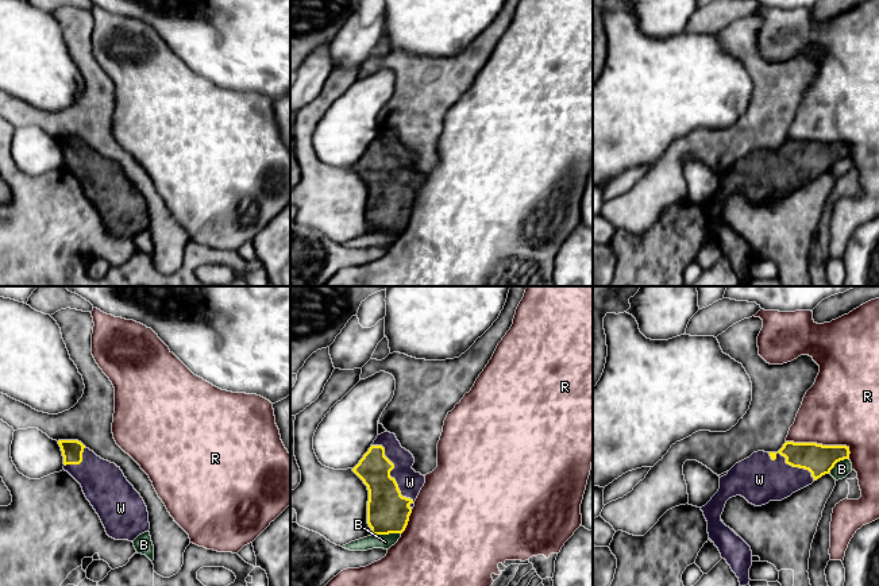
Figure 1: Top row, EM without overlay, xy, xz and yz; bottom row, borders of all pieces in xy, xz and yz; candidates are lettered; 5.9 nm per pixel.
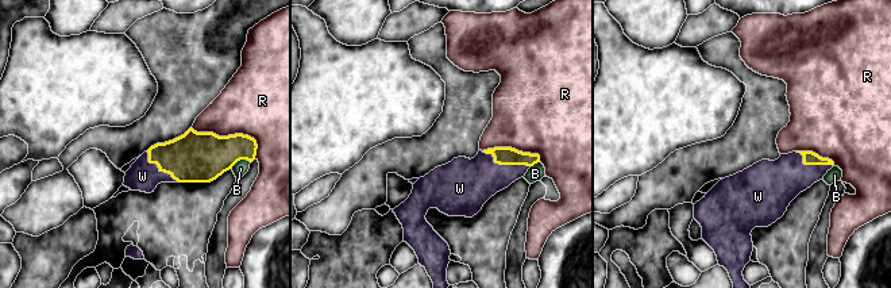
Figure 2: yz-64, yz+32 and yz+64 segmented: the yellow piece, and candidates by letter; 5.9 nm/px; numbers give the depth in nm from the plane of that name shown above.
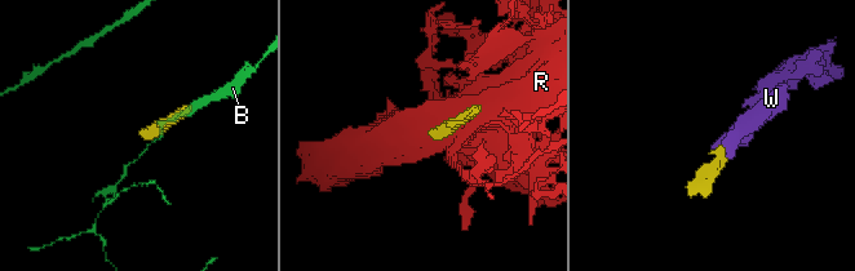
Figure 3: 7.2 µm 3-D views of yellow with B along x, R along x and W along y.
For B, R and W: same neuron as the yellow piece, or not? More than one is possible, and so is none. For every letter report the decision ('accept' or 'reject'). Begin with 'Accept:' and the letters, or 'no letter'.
Accept: W
B: reject
R: reject
W: accept

